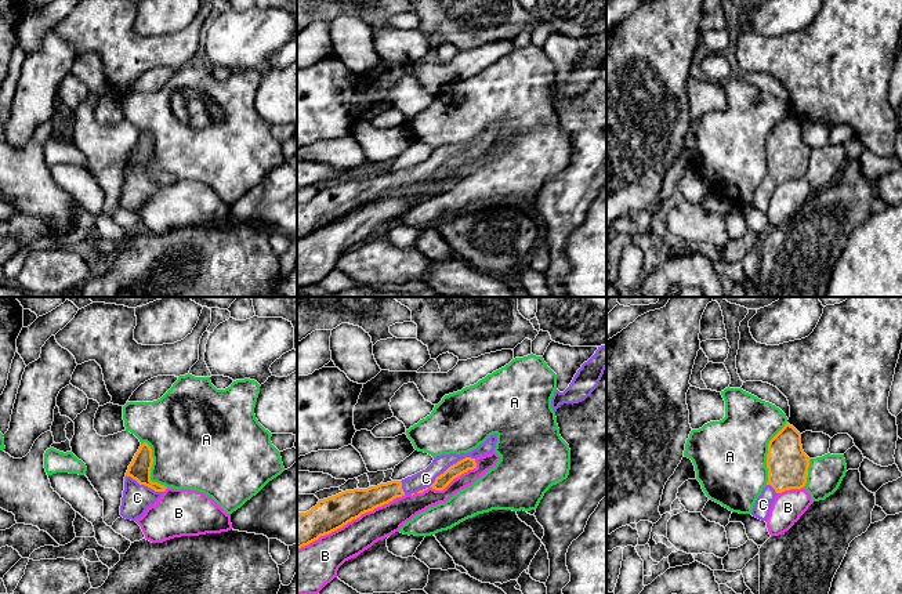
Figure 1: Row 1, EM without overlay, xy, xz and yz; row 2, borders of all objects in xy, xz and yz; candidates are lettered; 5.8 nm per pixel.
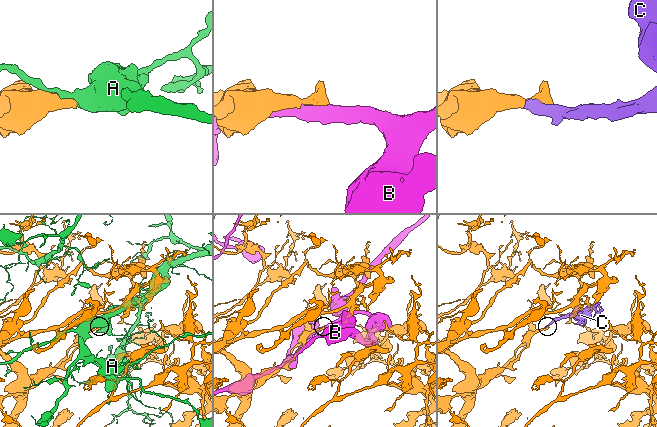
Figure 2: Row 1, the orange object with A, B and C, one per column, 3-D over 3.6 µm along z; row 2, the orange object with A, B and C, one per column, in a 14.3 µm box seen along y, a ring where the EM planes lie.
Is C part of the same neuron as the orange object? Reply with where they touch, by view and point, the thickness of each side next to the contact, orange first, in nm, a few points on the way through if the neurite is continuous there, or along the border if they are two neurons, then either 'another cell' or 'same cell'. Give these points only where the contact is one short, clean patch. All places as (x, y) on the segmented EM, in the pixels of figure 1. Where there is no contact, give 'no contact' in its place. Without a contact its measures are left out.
meets orange in xz at (446, 470); 80 nm thick on the orange side, 100 nm on the other; same cell

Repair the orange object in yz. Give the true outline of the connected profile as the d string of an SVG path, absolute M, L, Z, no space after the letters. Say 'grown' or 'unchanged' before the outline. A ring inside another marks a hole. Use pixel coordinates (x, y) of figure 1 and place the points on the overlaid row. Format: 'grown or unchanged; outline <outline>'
grown; outline M786 423L768 443L768 482L757 497L751 515L767 521L778 493L805 486L808 467L809 457L803 450L801 434Z

